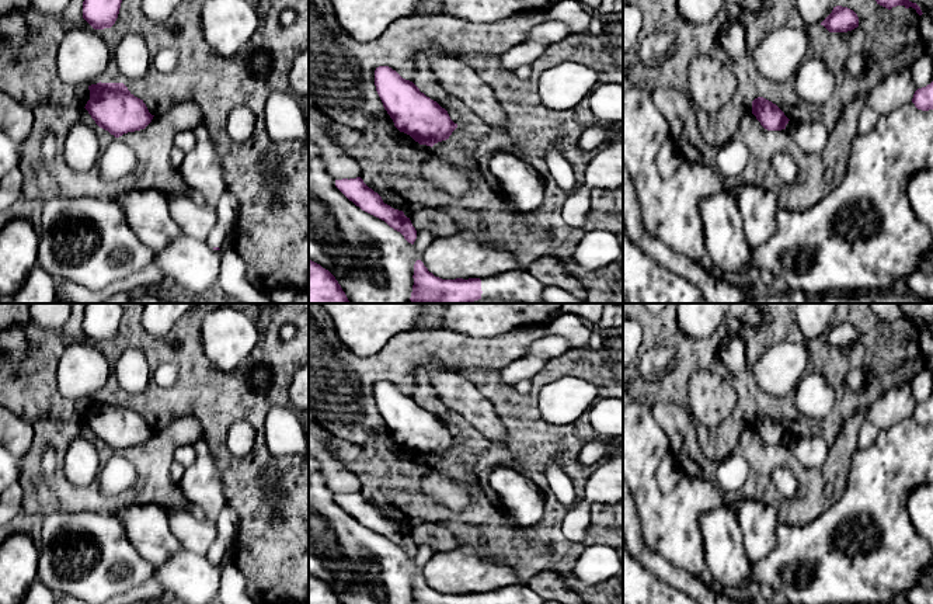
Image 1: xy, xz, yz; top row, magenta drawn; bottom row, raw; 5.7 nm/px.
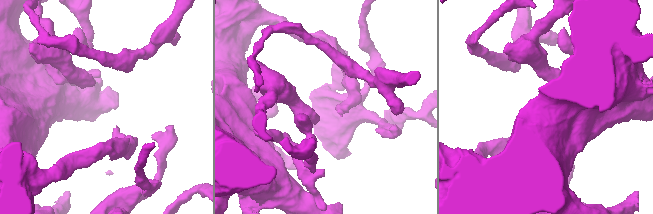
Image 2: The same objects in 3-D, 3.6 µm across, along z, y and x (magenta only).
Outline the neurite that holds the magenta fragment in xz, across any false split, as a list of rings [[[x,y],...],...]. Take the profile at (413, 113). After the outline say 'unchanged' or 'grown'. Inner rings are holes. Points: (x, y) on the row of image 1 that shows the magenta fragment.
[[[389,66],[375,70],[376,91],[394,126],[419,145],[434,146],[457,128],[448,111]]]; unchanged

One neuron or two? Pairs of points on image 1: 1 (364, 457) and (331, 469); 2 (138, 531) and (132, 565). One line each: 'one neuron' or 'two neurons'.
1: two neurons
2: two neurons

